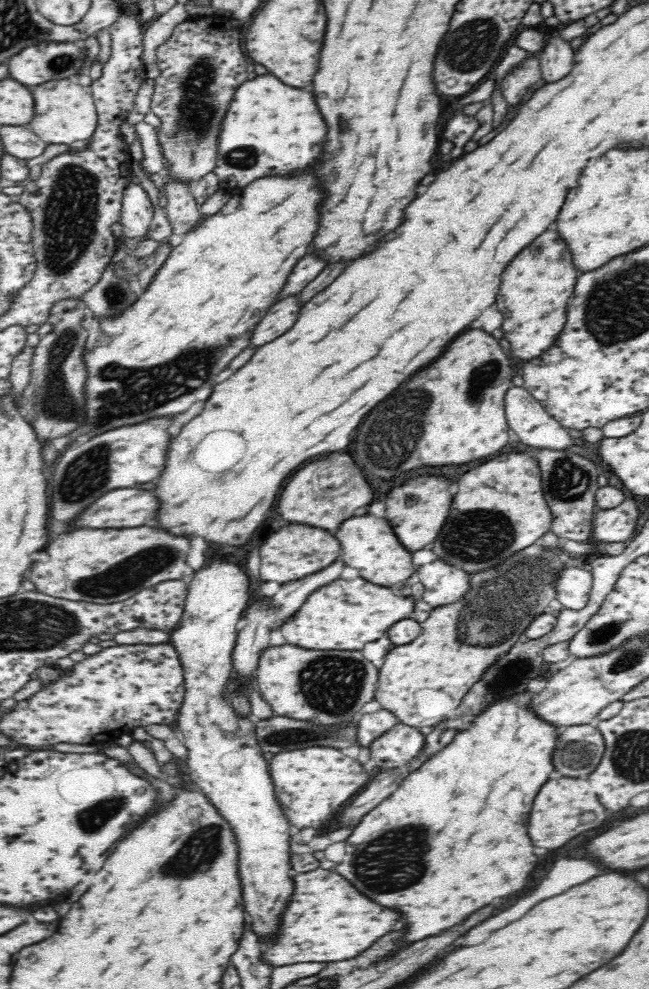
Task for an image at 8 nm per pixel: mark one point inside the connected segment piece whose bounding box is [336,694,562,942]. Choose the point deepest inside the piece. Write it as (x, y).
(477, 793)

